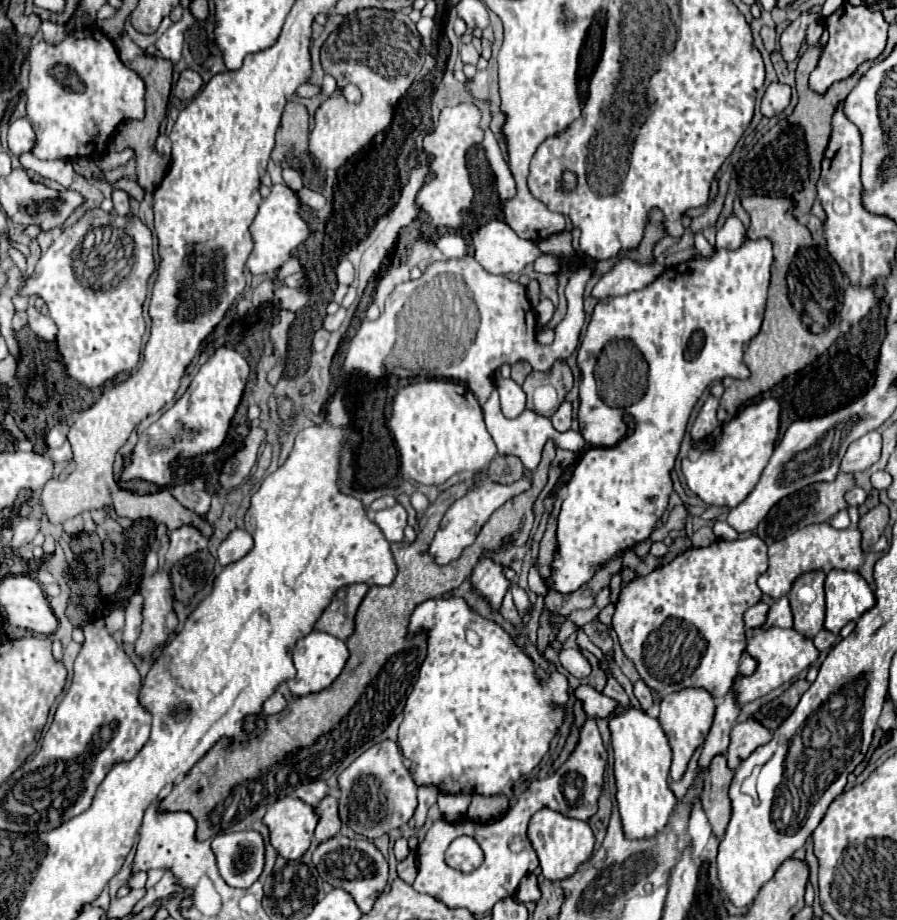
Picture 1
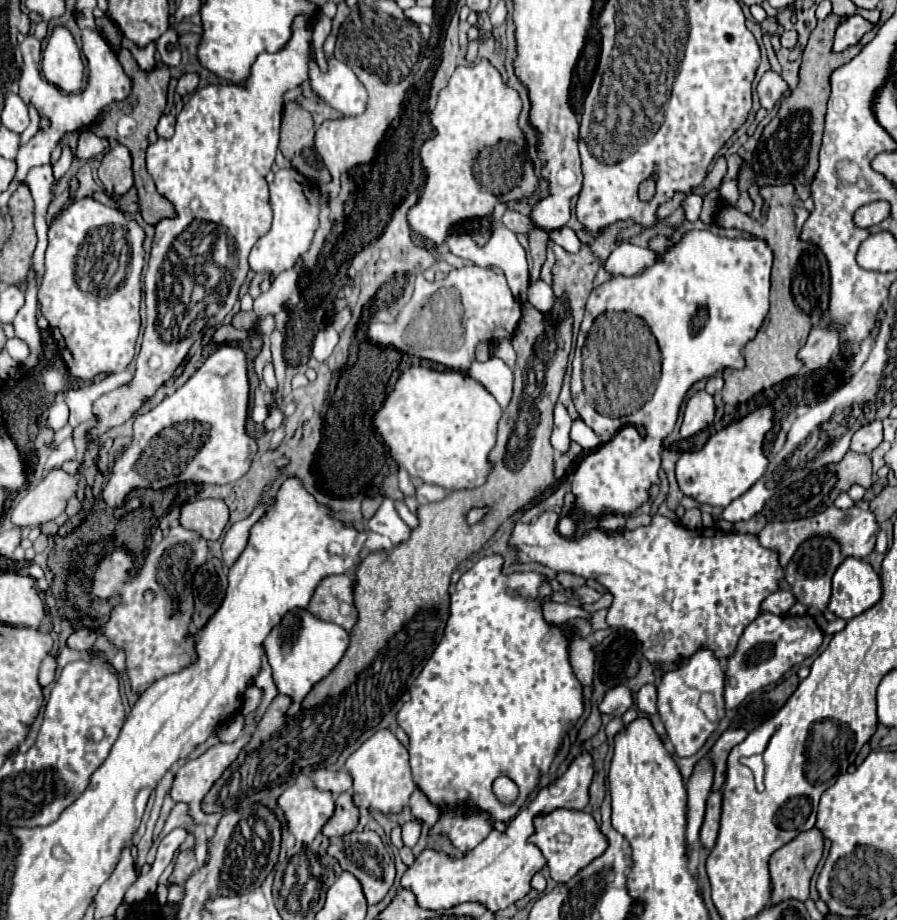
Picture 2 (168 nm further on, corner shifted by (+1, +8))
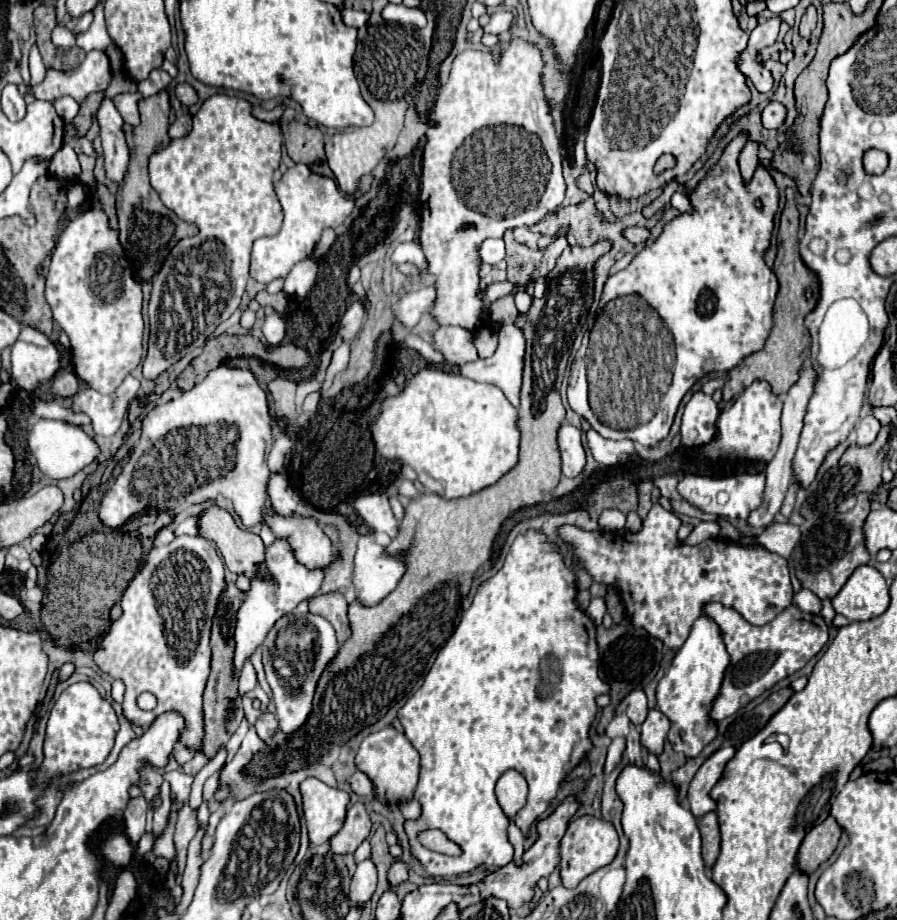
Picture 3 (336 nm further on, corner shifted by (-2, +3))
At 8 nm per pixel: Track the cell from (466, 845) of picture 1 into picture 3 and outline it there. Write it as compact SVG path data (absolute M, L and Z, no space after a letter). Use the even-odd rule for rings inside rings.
M528 531L524 535L518 535L516 541L512 543L508 555L506 555L506 561L504 561L504 567L490 579L482 581L476 595L474 595L474 601L470 605L470 609L466 609L462 613L462 619L460 619L460 625L456 627L454 635L448 639L448 643L440 649L432 669L428 671L426 679L424 679L424 685L418 689L418 693L414 693L414 697L410 697L406 701L406 705L398 711L398 719L404 727L404 735L406 739L414 745L414 749L420 753L420 781L418 781L418 787L414 791L414 797L420 801L422 805L422 815L418 821L406 821L406 835L410 839L410 845L412 845L412 853L414 857L418 857L426 869L426 873L430 877L450 877L450 875L462 875L462 873L468 873L472 869L476 869L478 865L486 865L486 869L494 871L502 865L506 865L508 861L512 861L514 857L514 849L512 845L508 843L508 837L506 837L506 829L508 829L508 817L502 813L498 801L496 801L496 795L494 795L494 785L496 785L496 779L508 771L508 769L516 769L518 773L522 773L528 781L528 801L526 805L516 813L514 817L514 823L522 829L522 833L526 833L536 821L538 817L542 817L542 813L548 809L550 801L556 797L558 793L558 787L560 787L560 781L566 777L566 773L572 769L572 753L574 753L574 745L580 745L580 757L582 753L586 753L590 749L590 741L588 741L588 729L590 729L590 723L594 721L596 717L596 697L600 693L608 693L608 685L598 677L598 645L596 645L596 629L594 629L594 623L588 619L588 615L584 611L578 609L576 601L576 589L574 589L574 573L564 565L562 561L562 555L558 553L558 549L554 545L550 545L546 541L546 537L538 531ZM426 829L440 829L450 841L454 841L460 849L462 849L462 855L458 857L448 857L448 855L442 855L442 853L434 853L430 849L426 849L420 841L418 841L418 835Z

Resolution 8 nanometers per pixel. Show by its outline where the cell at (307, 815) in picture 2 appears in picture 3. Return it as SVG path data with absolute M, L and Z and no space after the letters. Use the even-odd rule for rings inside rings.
M314 777L300 783L300 793L310 843L322 845L340 831L350 795L346 791L328 787Z

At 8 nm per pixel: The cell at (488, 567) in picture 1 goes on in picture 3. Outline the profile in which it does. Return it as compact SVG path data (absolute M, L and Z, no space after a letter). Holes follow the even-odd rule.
M654 505L638 533L586 531L576 525L556 529L582 569L594 579L614 585L634 627L646 629L668 649L678 651L692 623L704 615L704 603L724 603L748 623L770 623L792 603L788 561L762 547L740 545L726 539L708 539L700 545L680 545L676 533L682 521L676 513Z

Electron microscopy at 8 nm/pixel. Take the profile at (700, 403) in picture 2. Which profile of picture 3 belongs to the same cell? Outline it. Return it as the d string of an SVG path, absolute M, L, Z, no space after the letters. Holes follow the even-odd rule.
M702 391L694 393L692 399L686 403L682 415L682 437L680 443L686 449L700 447L712 441L716 435L716 419L720 411L714 399Z

